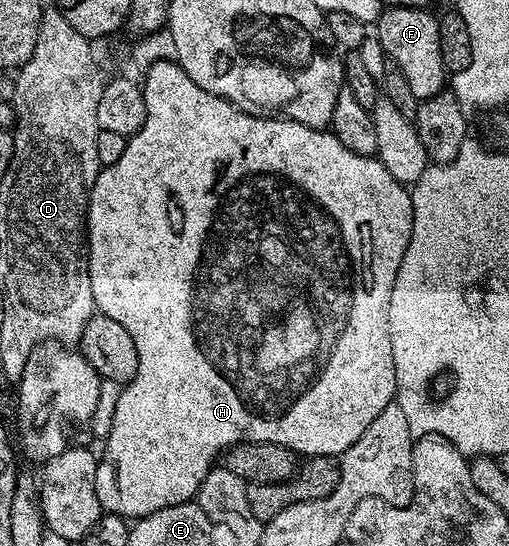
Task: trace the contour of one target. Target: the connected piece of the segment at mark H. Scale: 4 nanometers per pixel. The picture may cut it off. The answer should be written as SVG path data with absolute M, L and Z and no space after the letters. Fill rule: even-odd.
M175 60L158 61L149 66L142 77L142 88L146 99L146 123L142 123L142 127L133 137L127 138L122 157L112 166L101 168L88 200L86 234L90 287L94 291L97 310L105 313L110 319L115 319L117 323L122 323L122 327L130 331L130 339L134 339L134 347L138 347L138 375L134 375L132 382L121 388L118 403L114 407L114 421L110 423L108 436L102 441L104 454L101 452L96 462L96 494L100 500L101 510L105 514L125 519L139 519L154 511L162 511L166 507L189 504L199 491L202 479L206 479L206 475L217 464L221 454L240 442L269 441L292 449L297 455L303 455L305 458L343 455L359 439L362 431L366 431L366 427L370 427L370 423L374 423L374 419L382 415L384 408L393 404L396 395L396 368L390 347L390 295L394 291L394 279L398 275L402 255L406 255L406 247L410 243L412 234L411 192L390 175L379 159L375 156L358 155L350 151L350 147L342 147L340 140L328 129L306 127L297 121L285 121L282 117L255 117L244 113L226 99L218 95L210 95L210 91L202 91L202 87L198 87L198 83L194 83L194 79L190 79L190 75L186 75L186 71L181 65L176 64Z

